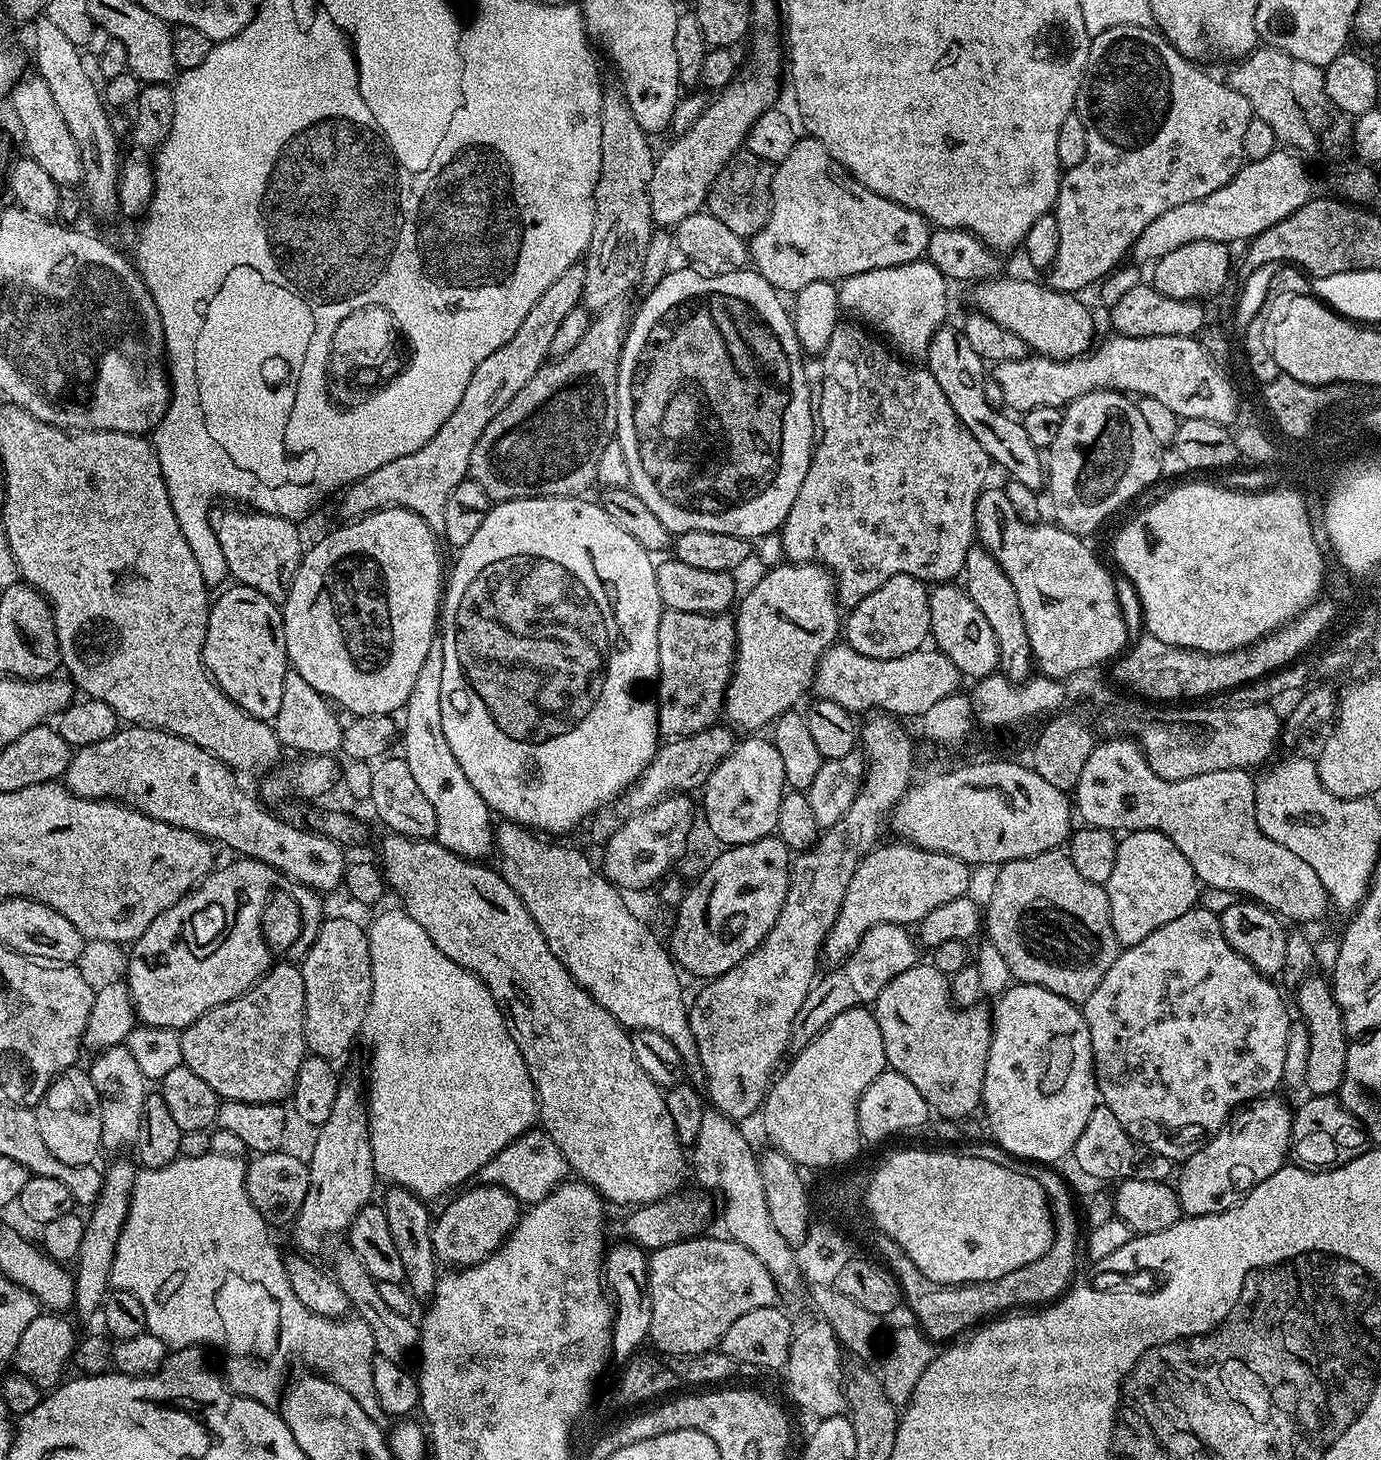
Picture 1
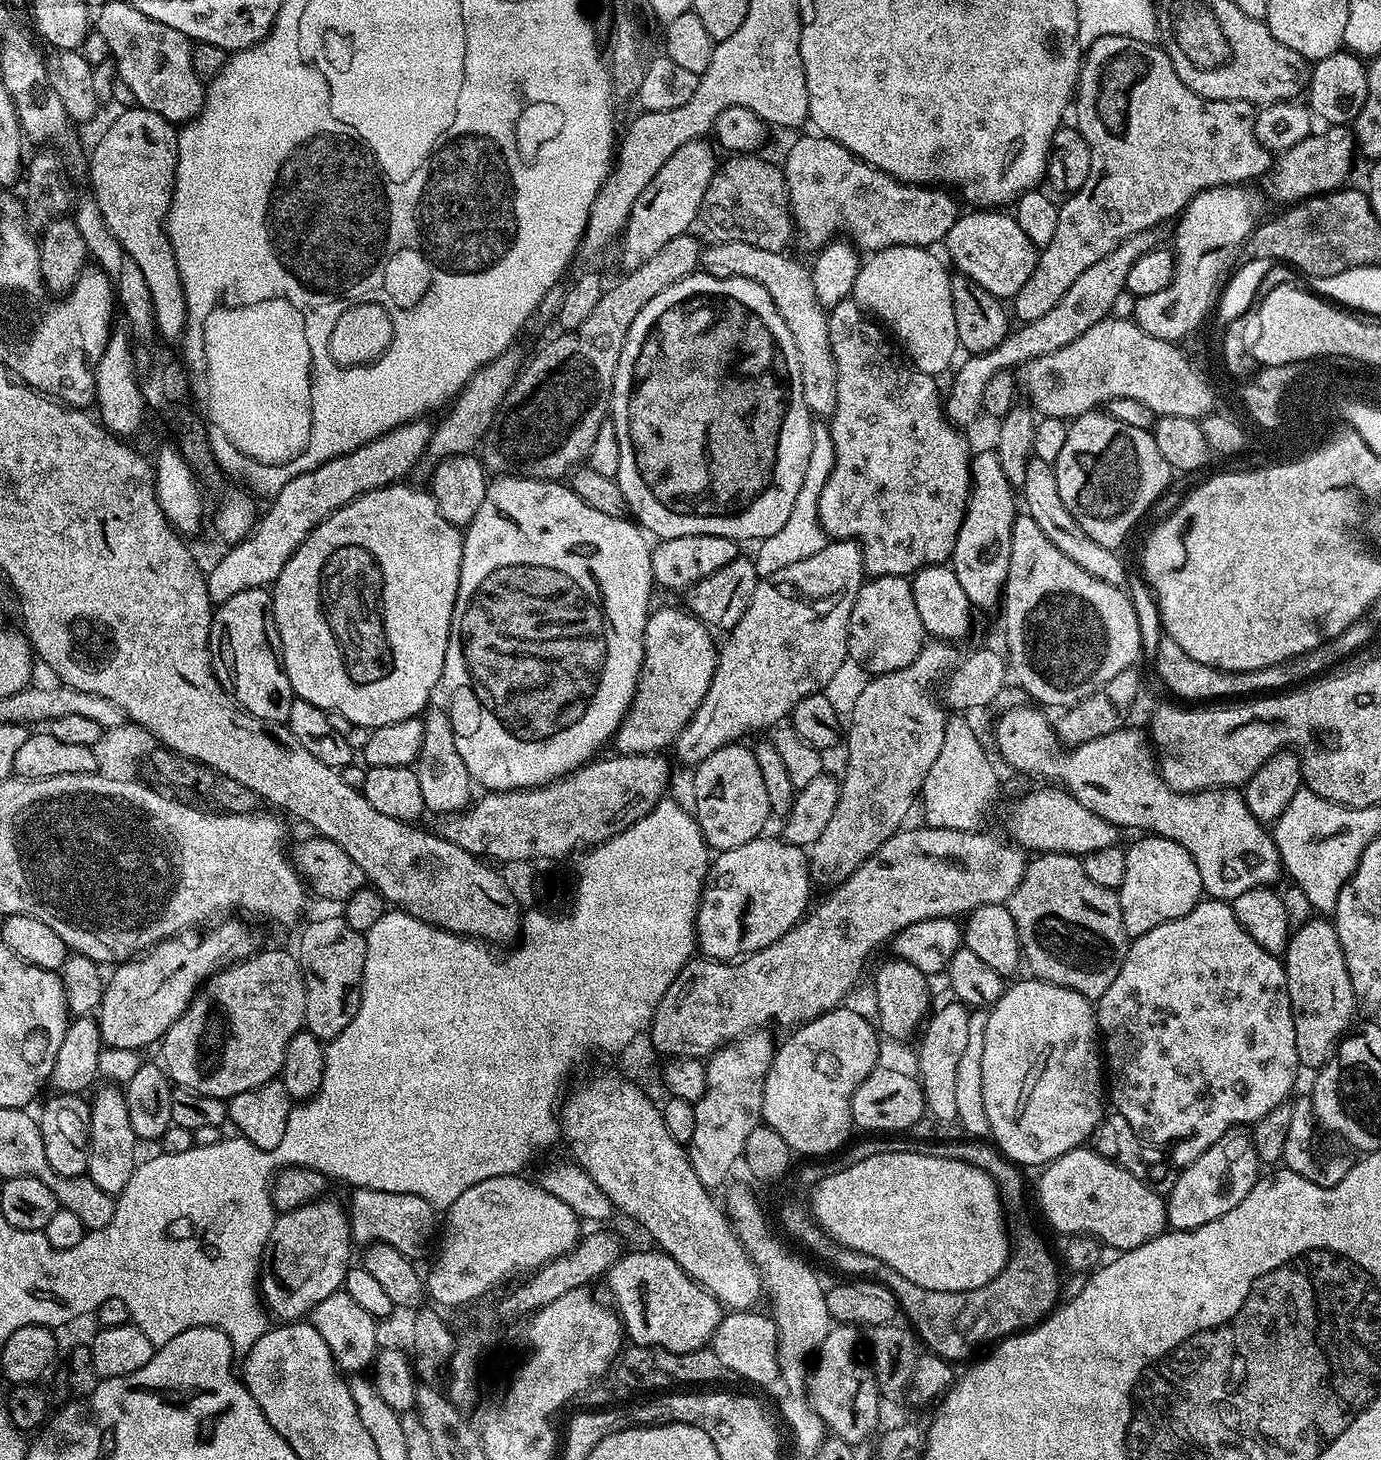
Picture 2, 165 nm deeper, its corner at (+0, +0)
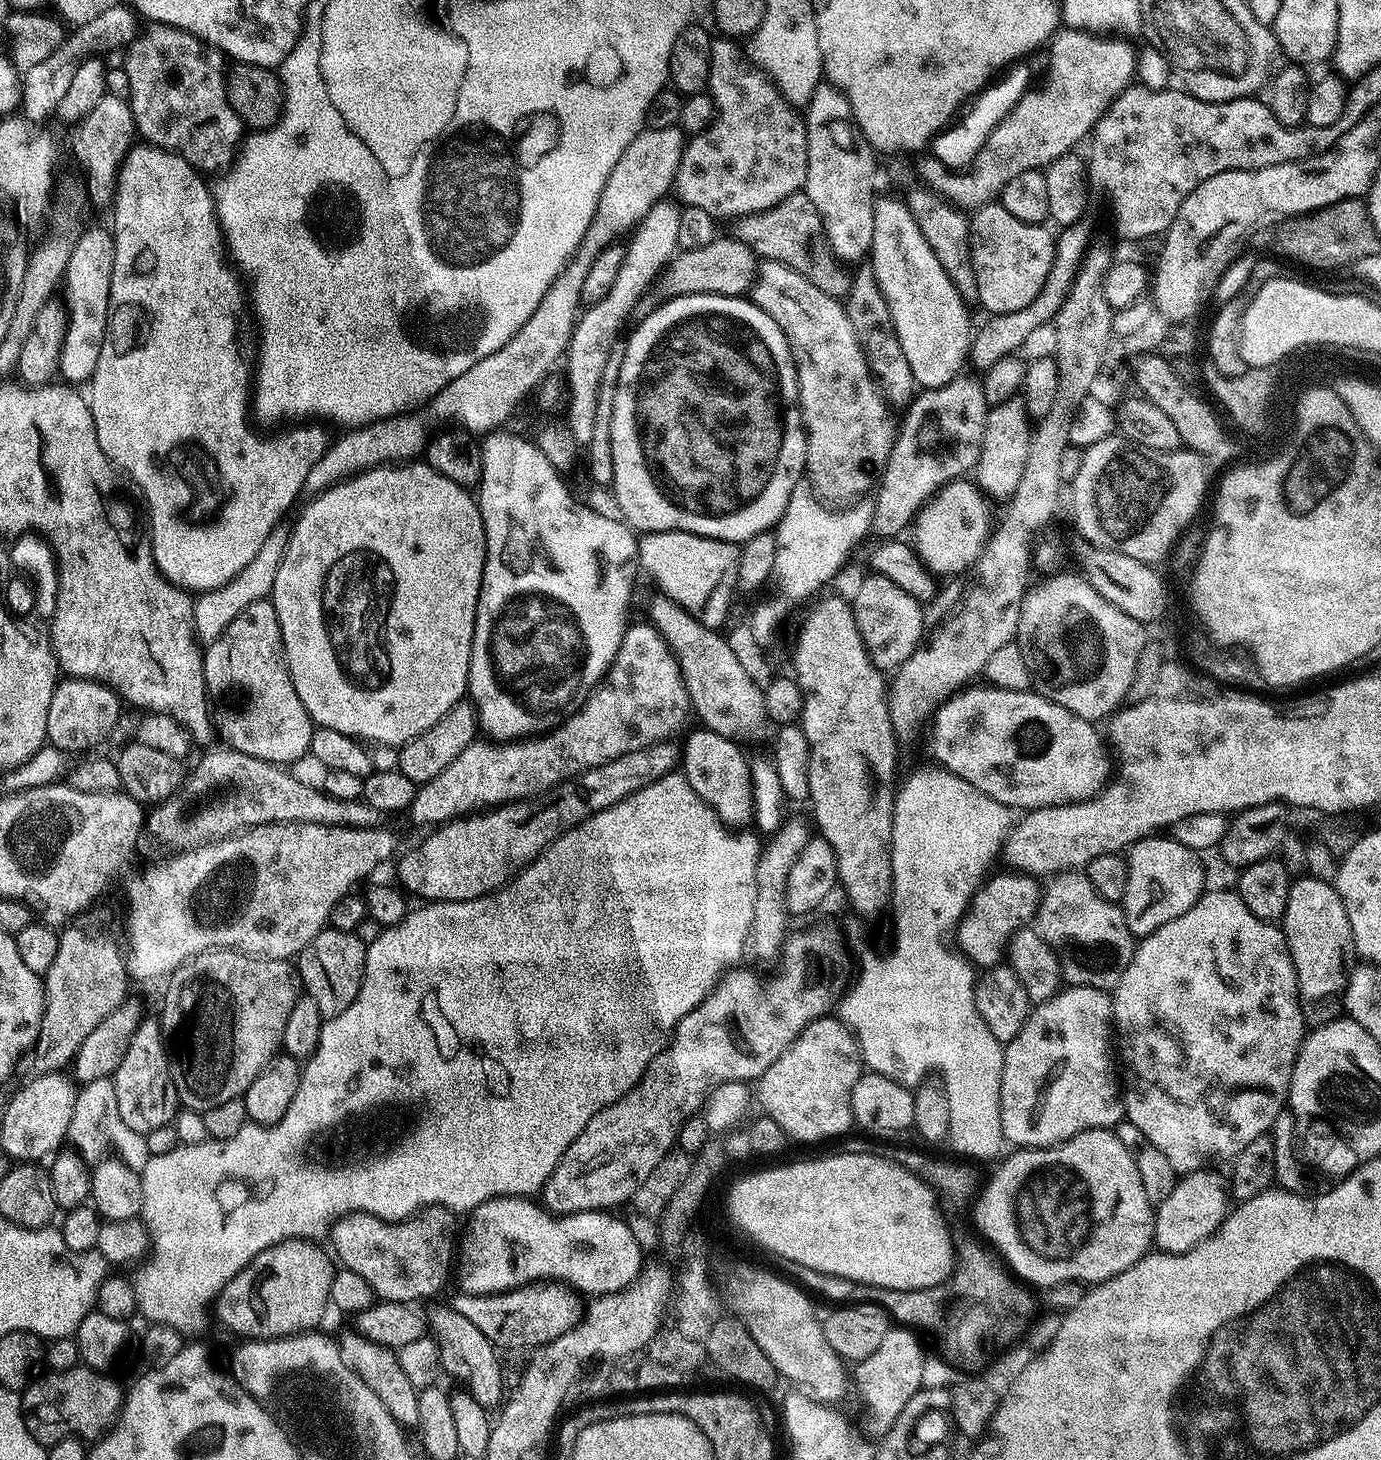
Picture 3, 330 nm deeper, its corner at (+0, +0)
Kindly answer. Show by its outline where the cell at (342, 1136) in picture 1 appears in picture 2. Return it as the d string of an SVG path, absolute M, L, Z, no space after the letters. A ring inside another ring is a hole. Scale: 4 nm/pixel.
M324 1203L303 1204L293 1212L281 1212L270 1230L266 1252L270 1260L272 1256L272 1268L265 1267L259 1273L258 1292L265 1301L272 1300L266 1308L277 1321L299 1321L315 1304L341 1291L354 1248L352 1230L343 1207Z

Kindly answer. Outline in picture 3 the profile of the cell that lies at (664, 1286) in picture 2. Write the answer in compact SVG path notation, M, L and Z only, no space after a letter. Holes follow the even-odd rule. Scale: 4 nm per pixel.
M535 1282L508 1292L496 1292L483 1296L457 1291L450 1306L474 1322L488 1341L498 1350L504 1348L528 1348L535 1350L541 1345L554 1342L578 1325L584 1315L584 1302L579 1293L563 1282Z

